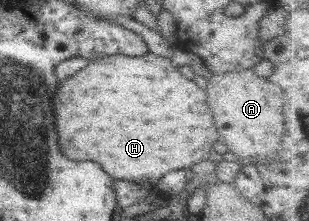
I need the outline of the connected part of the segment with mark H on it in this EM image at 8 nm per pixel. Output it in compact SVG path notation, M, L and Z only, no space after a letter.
M150 52L141 57L119 54L90 61L85 69L61 81L53 109L63 155L73 161L97 161L113 179L135 183L157 181L169 171L185 169L207 159L207 151L211 151L219 133L215 133L211 109L203 103L207 95L179 70L169 58Z

